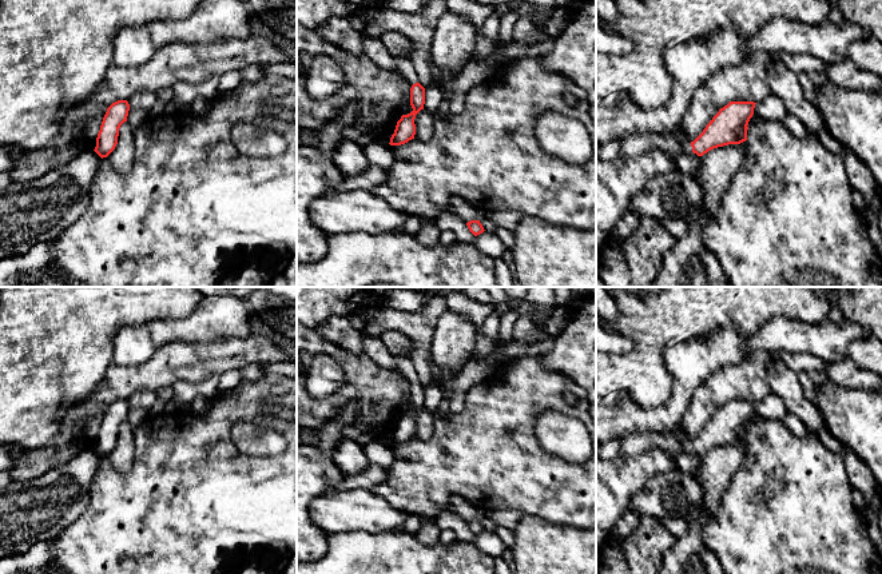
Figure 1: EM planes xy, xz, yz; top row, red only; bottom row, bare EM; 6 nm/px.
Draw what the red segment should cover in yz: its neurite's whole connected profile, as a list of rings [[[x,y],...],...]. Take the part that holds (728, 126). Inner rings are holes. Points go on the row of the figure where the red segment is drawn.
[[[730,101],[719,109],[694,141],[683,141],[682,154],[687,155],[692,151],[703,156],[714,148],[746,141],[747,125],[755,104],[754,101]]]

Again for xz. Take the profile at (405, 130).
[[[410,56],[394,57],[397,72],[402,75],[410,84],[410,105],[413,111],[408,115],[402,115],[397,121],[394,133],[390,137],[390,146],[401,146],[414,139],[416,135],[416,115],[424,109],[425,104],[425,88],[418,83],[417,73],[414,71]]]

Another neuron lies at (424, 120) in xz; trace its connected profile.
[[[421,109],[414,119],[416,135],[414,137],[426,141],[433,135],[433,115],[426,109]]]

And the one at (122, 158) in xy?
[[[127,121],[119,128],[118,144],[107,156],[118,174],[127,174],[134,164],[134,129]]]

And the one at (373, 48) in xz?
[[[368,33],[363,37],[363,55],[373,60],[378,67],[397,72],[394,56],[389,53],[381,39],[373,39]]]

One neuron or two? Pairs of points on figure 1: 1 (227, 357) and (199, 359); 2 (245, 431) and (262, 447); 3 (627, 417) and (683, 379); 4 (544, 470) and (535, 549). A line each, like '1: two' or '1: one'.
1: one
2: one
3: one
4: two

